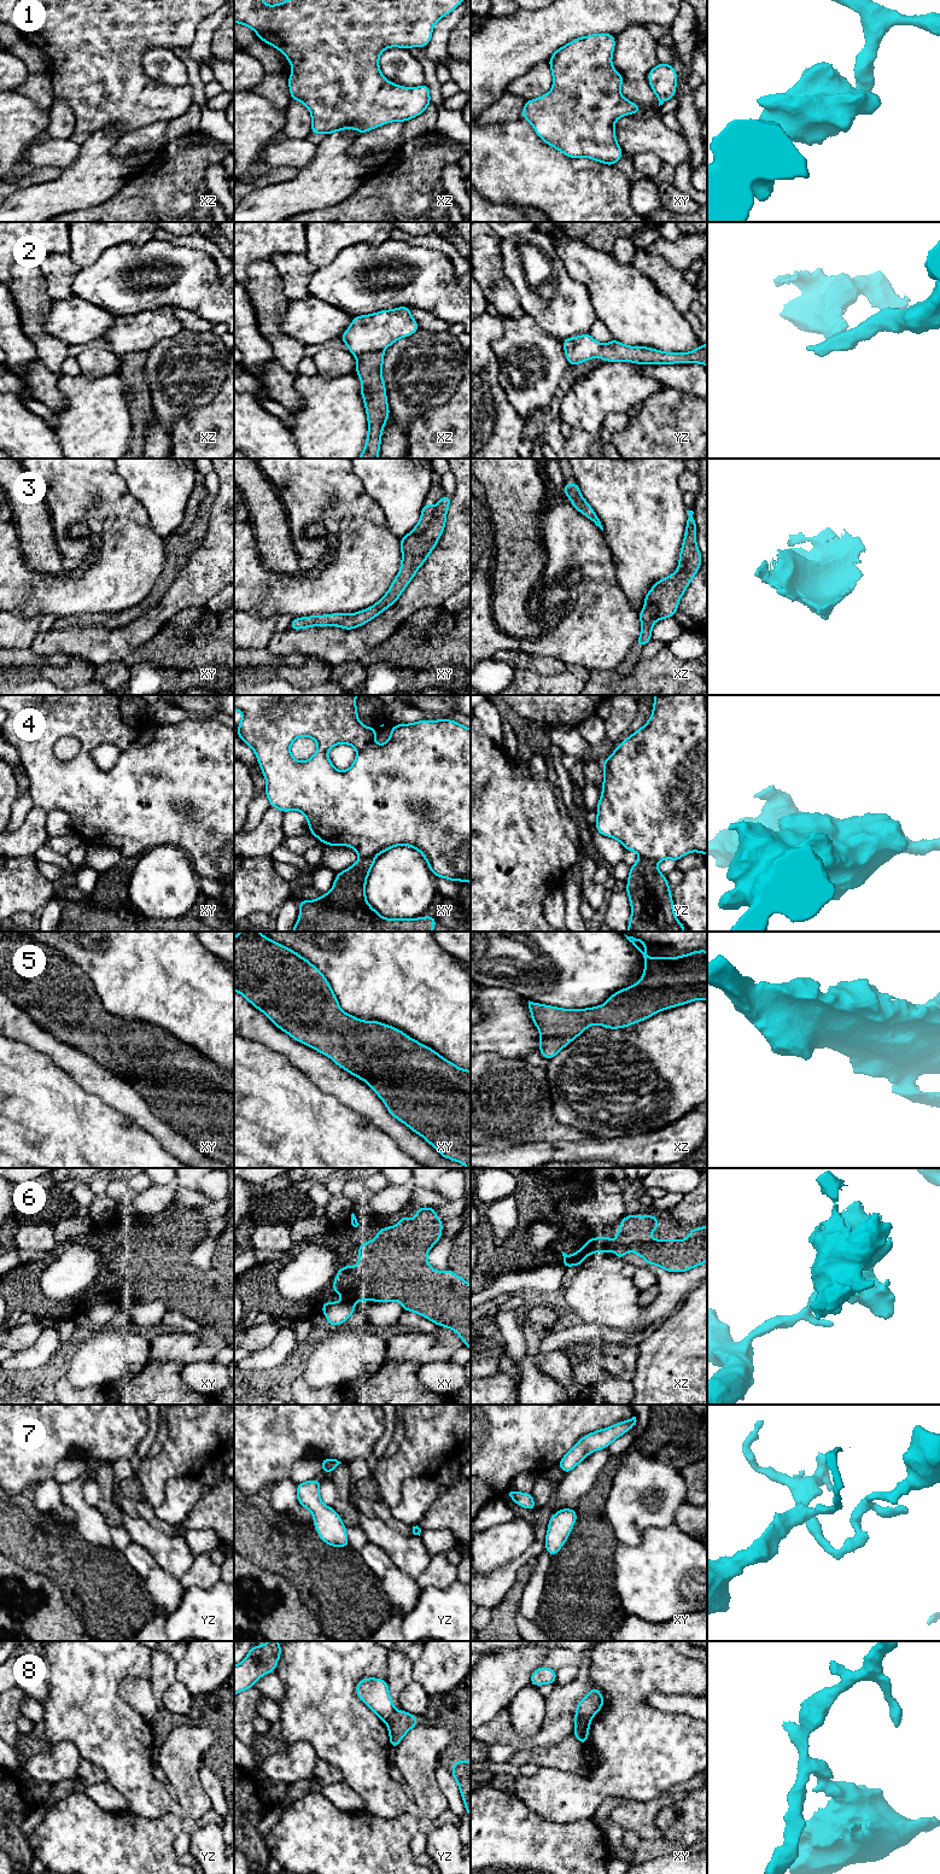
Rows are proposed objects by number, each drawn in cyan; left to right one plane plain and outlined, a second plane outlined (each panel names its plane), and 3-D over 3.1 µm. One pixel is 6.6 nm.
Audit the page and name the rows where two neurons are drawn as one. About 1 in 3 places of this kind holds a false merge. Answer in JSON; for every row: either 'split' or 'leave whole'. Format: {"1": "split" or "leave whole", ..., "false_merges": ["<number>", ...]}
{"1": "leave whole", "2": "leave whole", "3": "split", "4": "split", "5": "leave whole", "6": "split", "7": "leave whole", "8": "split", "false_merges": ["3", "4", "6", "8"]}

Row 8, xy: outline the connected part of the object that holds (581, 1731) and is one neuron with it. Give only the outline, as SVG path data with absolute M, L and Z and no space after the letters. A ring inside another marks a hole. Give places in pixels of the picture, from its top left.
M584 1718L579 1721L573 1729L574 1736L582 1742L583 1746L586 1745L590 1723L591 1723L591 1718Z

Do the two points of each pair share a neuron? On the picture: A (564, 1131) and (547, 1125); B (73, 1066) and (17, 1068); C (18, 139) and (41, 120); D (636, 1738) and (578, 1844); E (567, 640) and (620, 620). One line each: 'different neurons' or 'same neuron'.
A: same neuron
B: different neurons
C: same neuron
D: different neurons
E: same neuron

